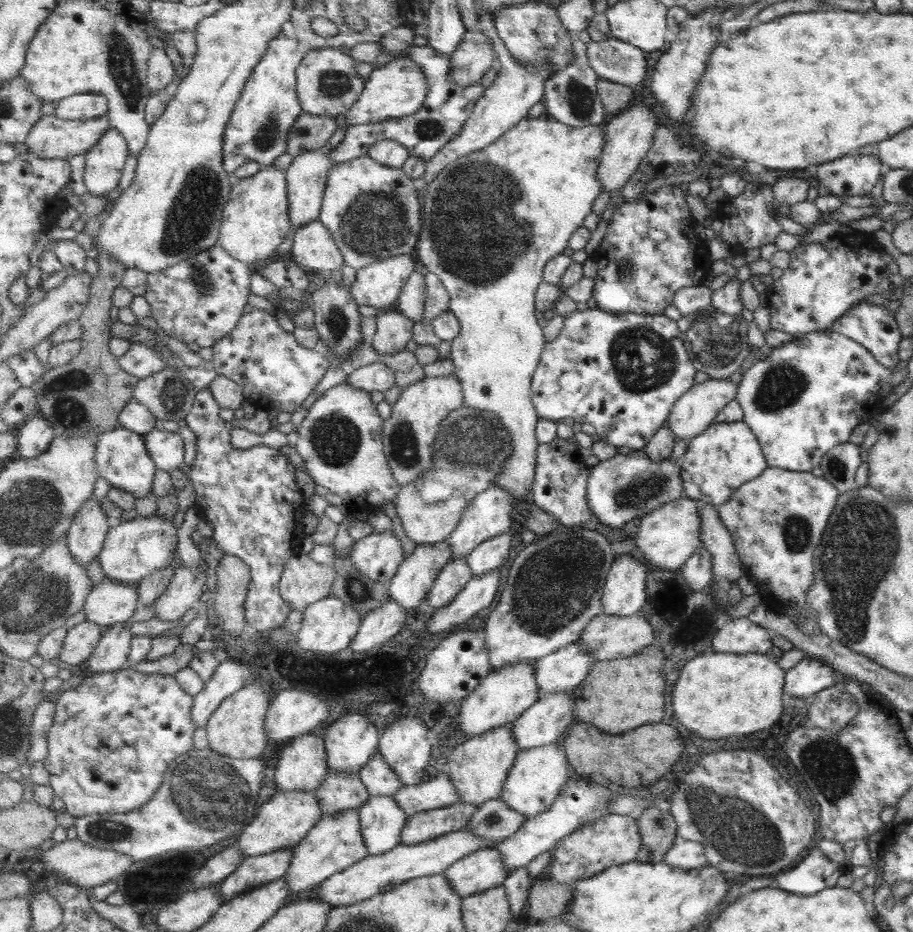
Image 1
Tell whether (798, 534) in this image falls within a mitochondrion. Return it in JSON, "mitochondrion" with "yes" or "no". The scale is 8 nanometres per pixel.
{"mitochondrion":"yes"}

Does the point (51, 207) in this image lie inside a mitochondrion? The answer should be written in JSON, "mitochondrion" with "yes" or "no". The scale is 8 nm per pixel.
{"mitochondrion":"no"}

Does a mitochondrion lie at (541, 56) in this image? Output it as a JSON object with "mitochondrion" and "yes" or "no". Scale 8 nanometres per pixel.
{"mitochondrion":"no"}

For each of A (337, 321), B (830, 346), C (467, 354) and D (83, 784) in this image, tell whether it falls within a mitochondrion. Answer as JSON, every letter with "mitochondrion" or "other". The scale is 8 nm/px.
{"A":"mitochondrion","B":"other","C":"other","D":"other"}

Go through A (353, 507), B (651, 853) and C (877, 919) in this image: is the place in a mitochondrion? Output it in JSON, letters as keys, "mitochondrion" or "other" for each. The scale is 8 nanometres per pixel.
{"A":"other","B":"other","C":"other"}

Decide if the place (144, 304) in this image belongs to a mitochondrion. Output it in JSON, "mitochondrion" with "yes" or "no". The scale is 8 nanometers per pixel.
{"mitochondrion":"no"}

